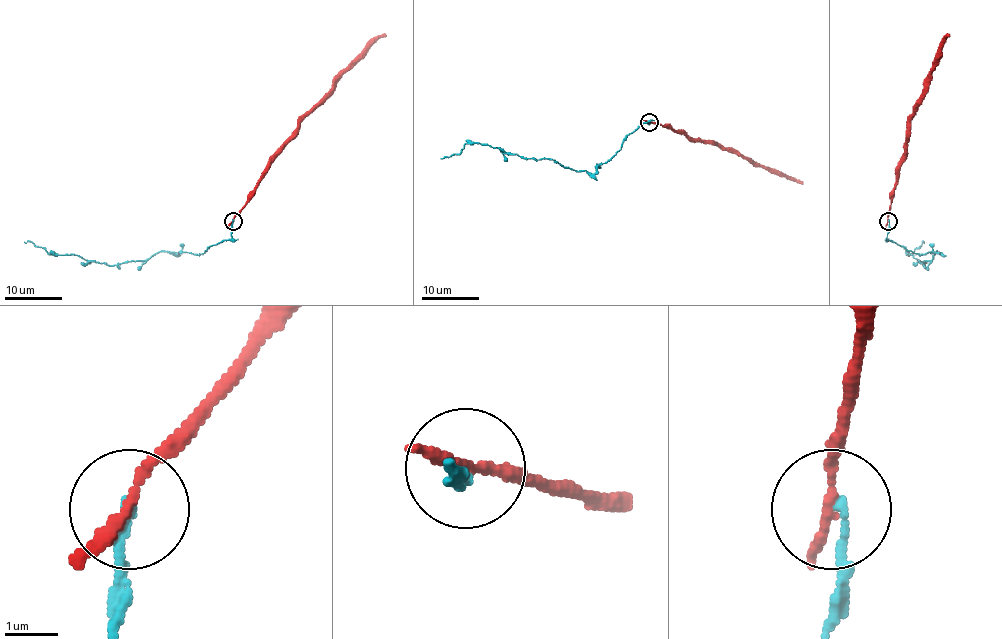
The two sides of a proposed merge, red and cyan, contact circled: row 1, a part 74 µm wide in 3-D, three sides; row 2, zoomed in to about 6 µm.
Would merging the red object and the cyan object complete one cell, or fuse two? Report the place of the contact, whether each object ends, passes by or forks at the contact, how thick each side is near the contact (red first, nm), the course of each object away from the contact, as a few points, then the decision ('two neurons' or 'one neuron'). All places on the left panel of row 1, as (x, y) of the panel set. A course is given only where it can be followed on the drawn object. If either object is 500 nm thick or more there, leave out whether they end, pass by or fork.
at (233, 221); red passes by; cyan ends there; 180 nm thick on the red side, 160 nm on the other; red runs (233, 220), (269, 159), (299, 121), (362, 54), (386, 35); cyan runs (233, 220), (230, 239), (203, 253), (158, 252), (144, 260), (105, 265), (77, 255), (49, 255), (24, 242); two neurons

